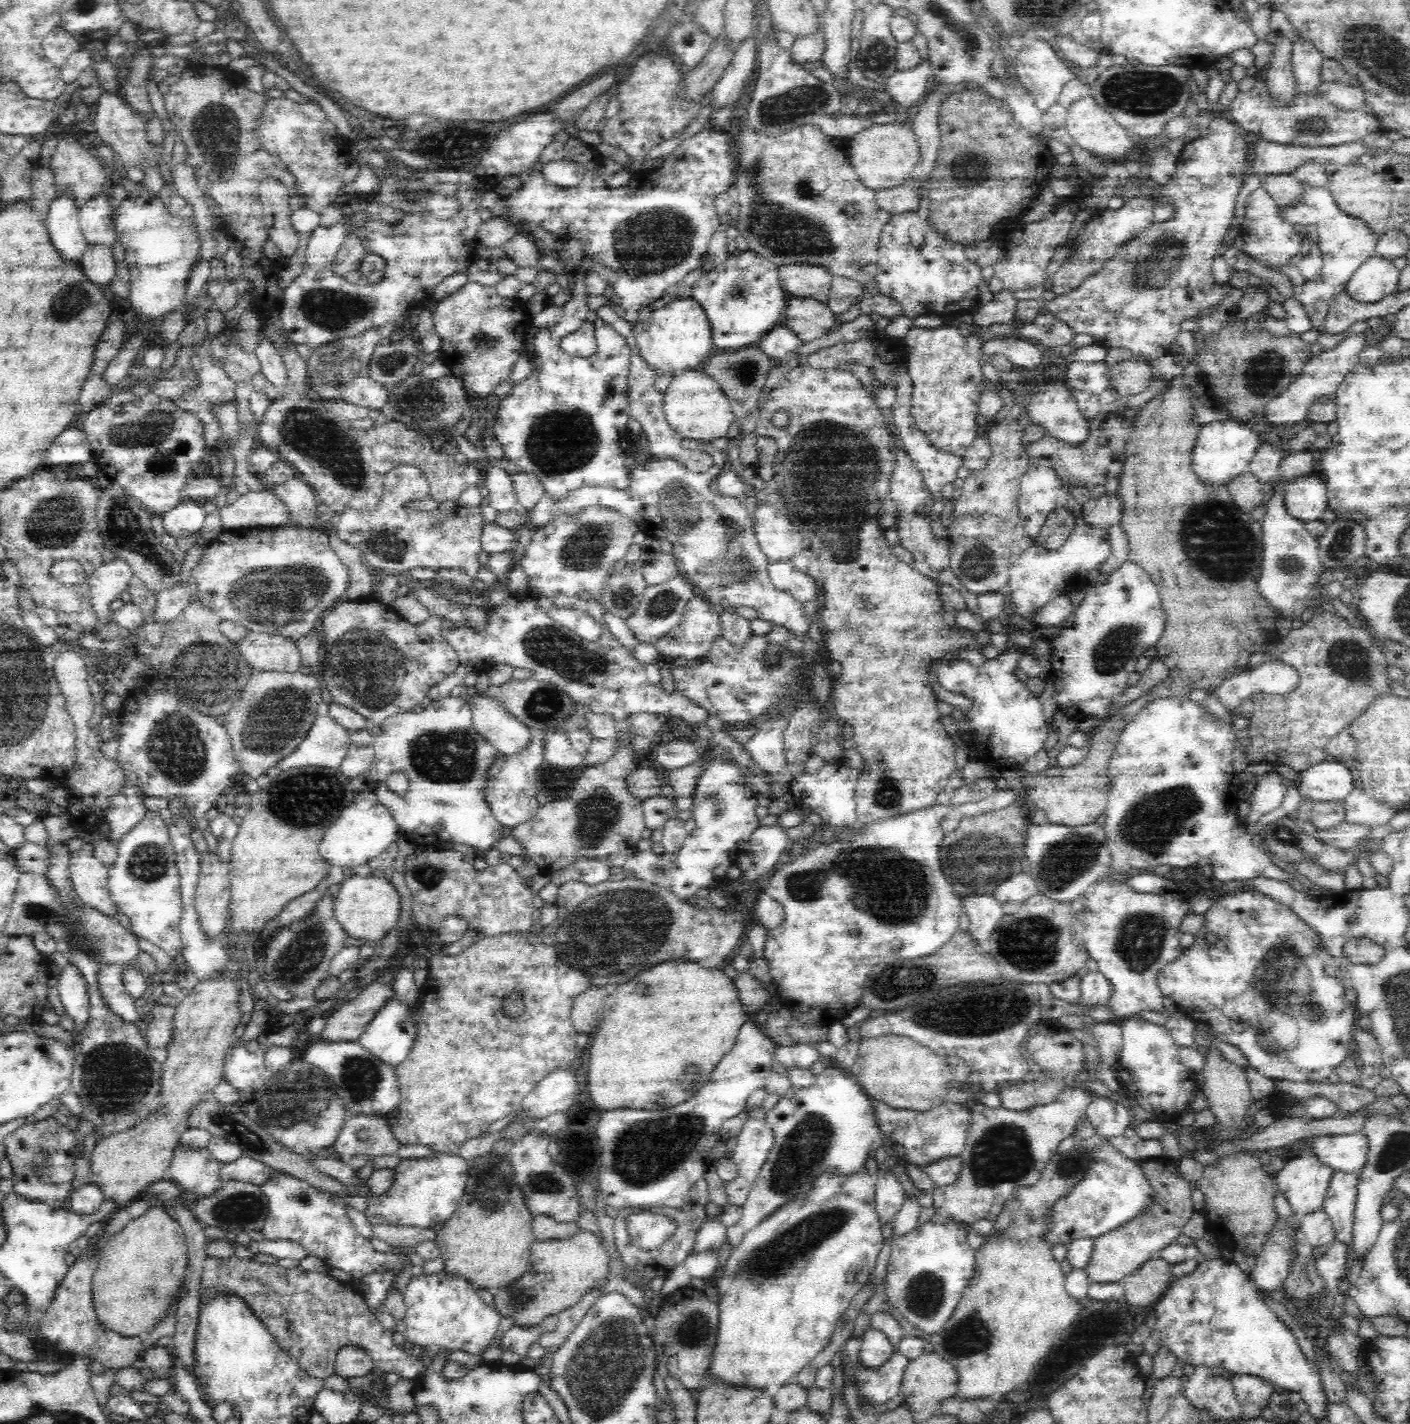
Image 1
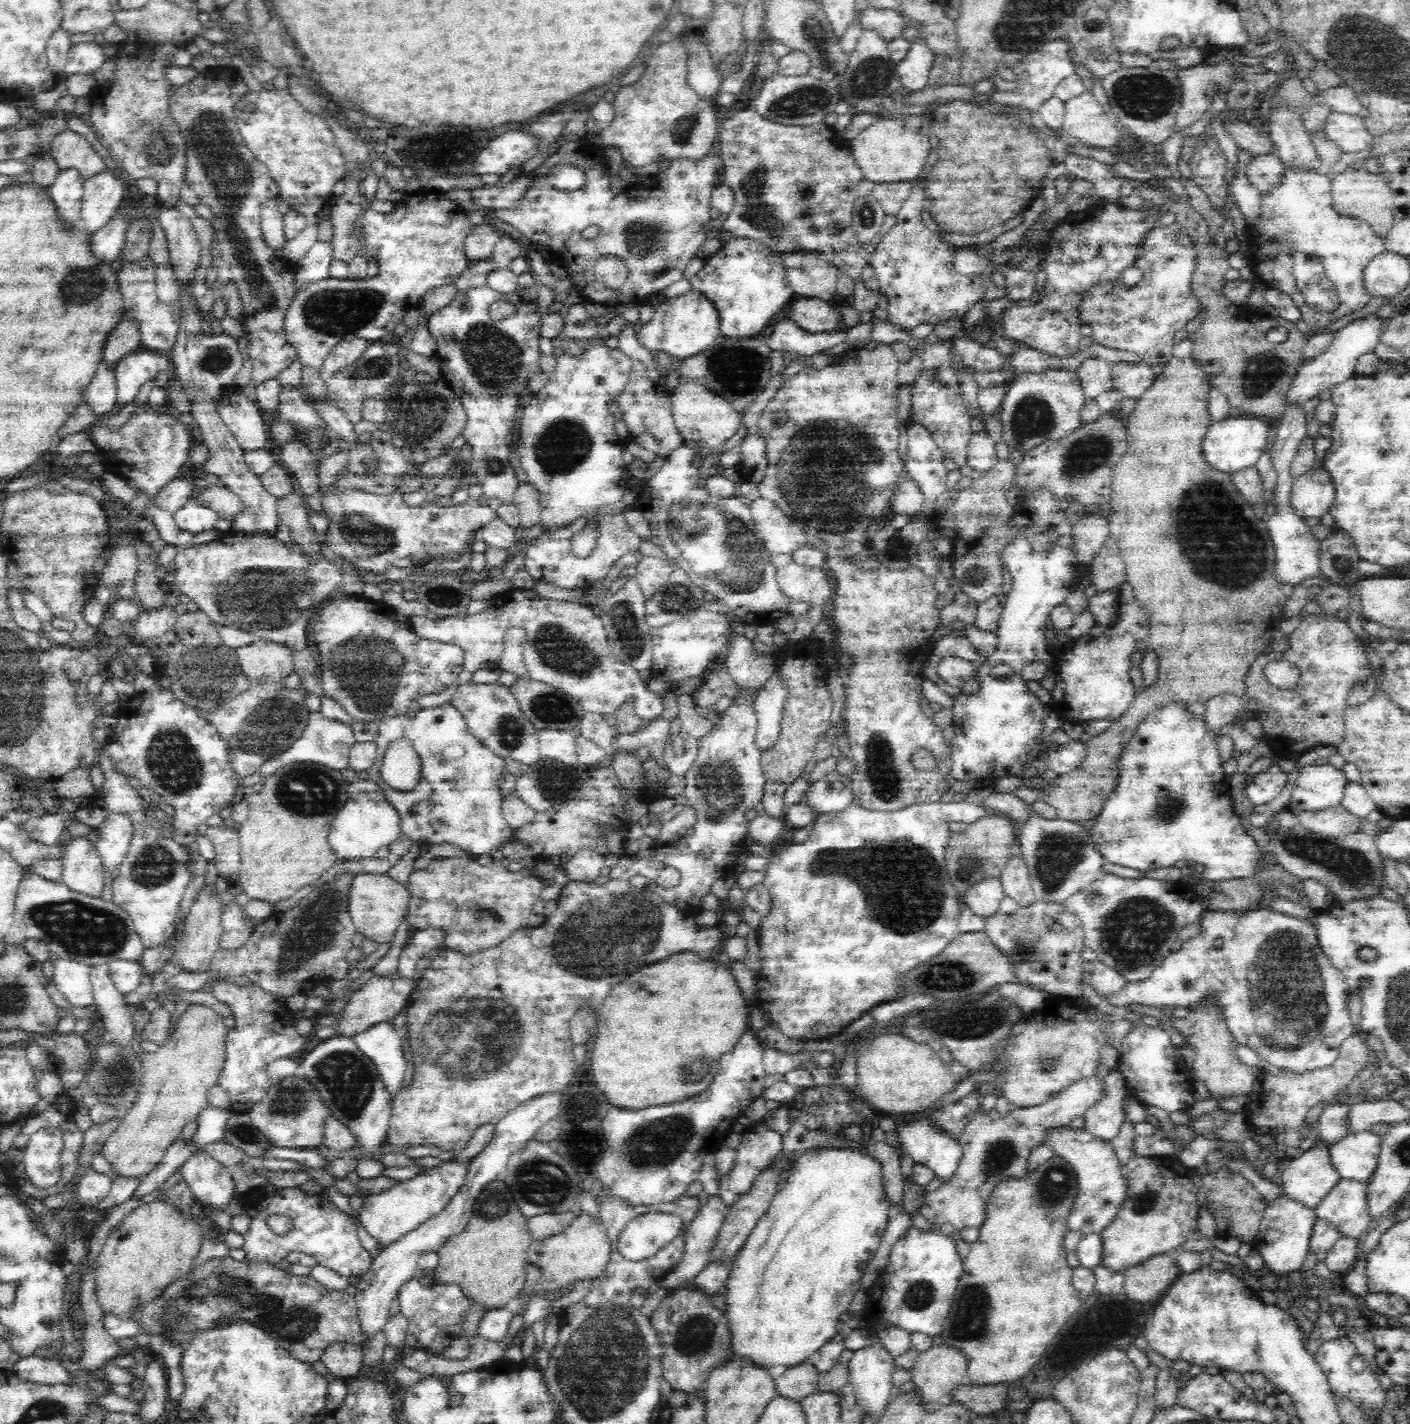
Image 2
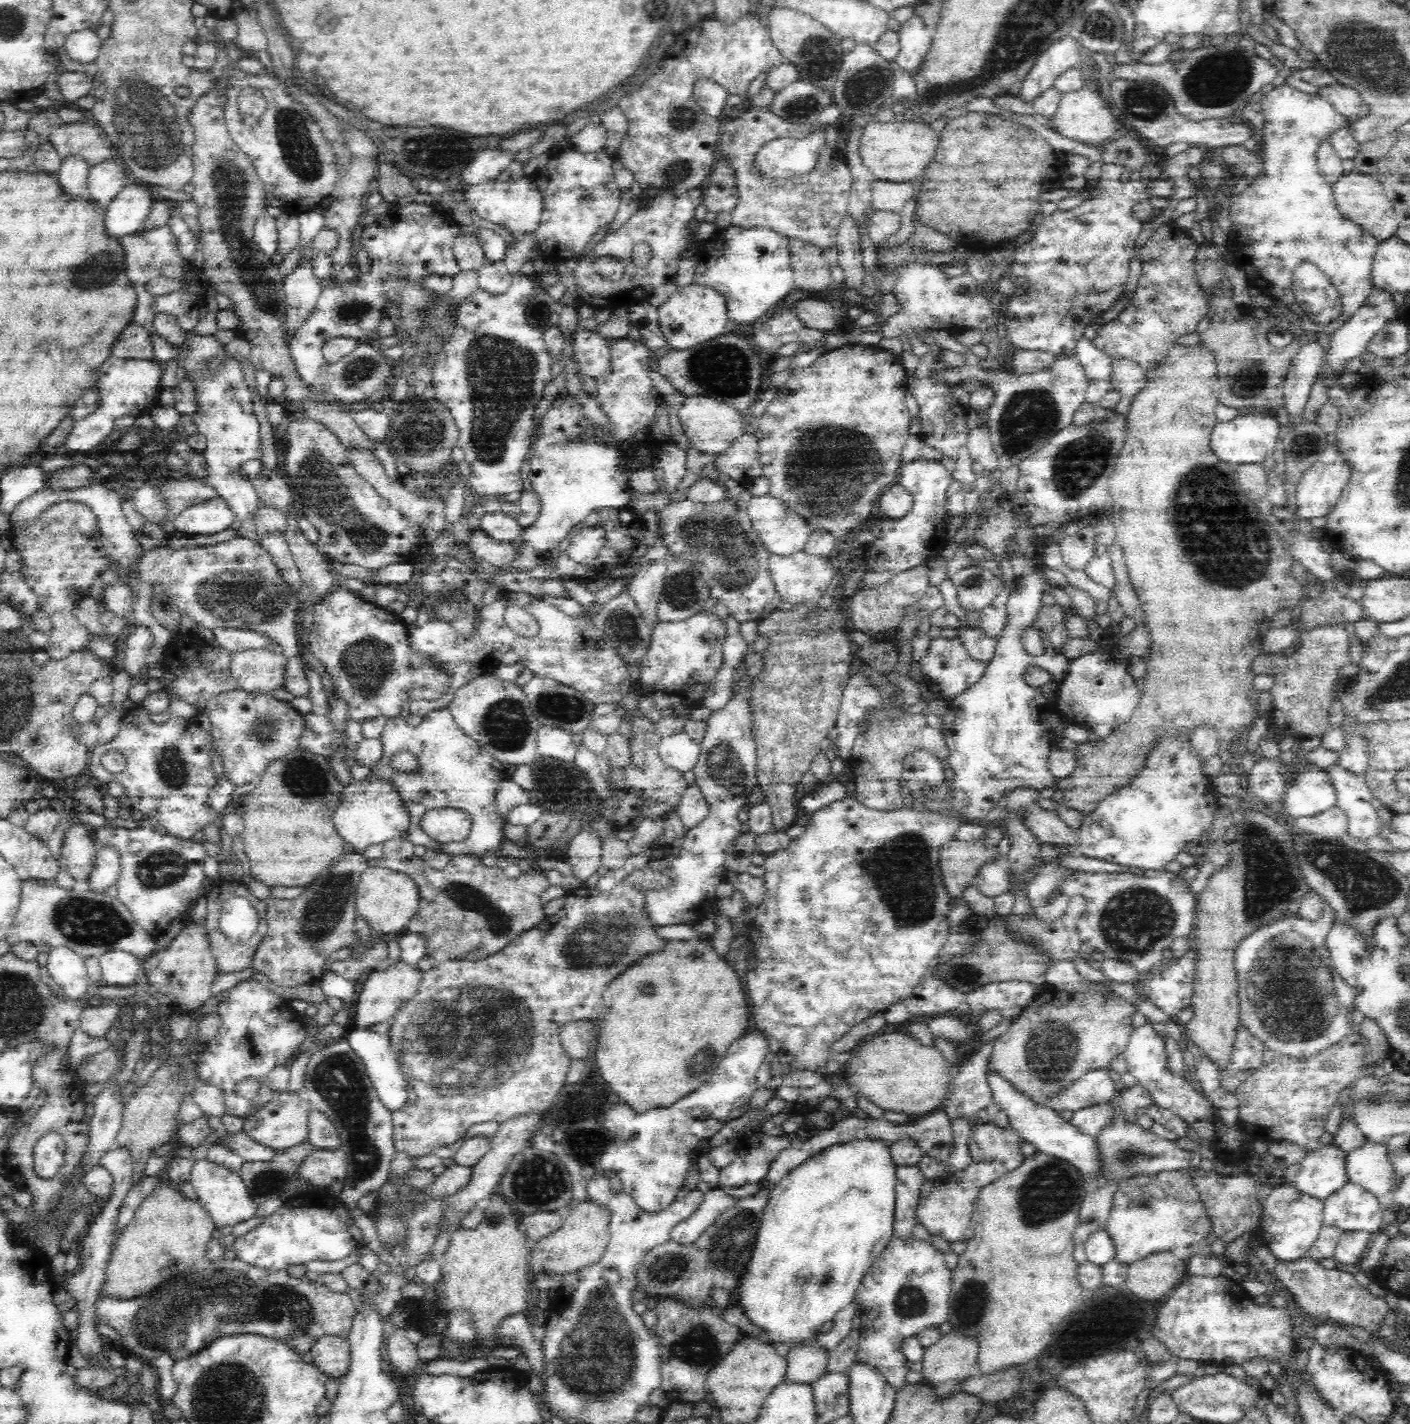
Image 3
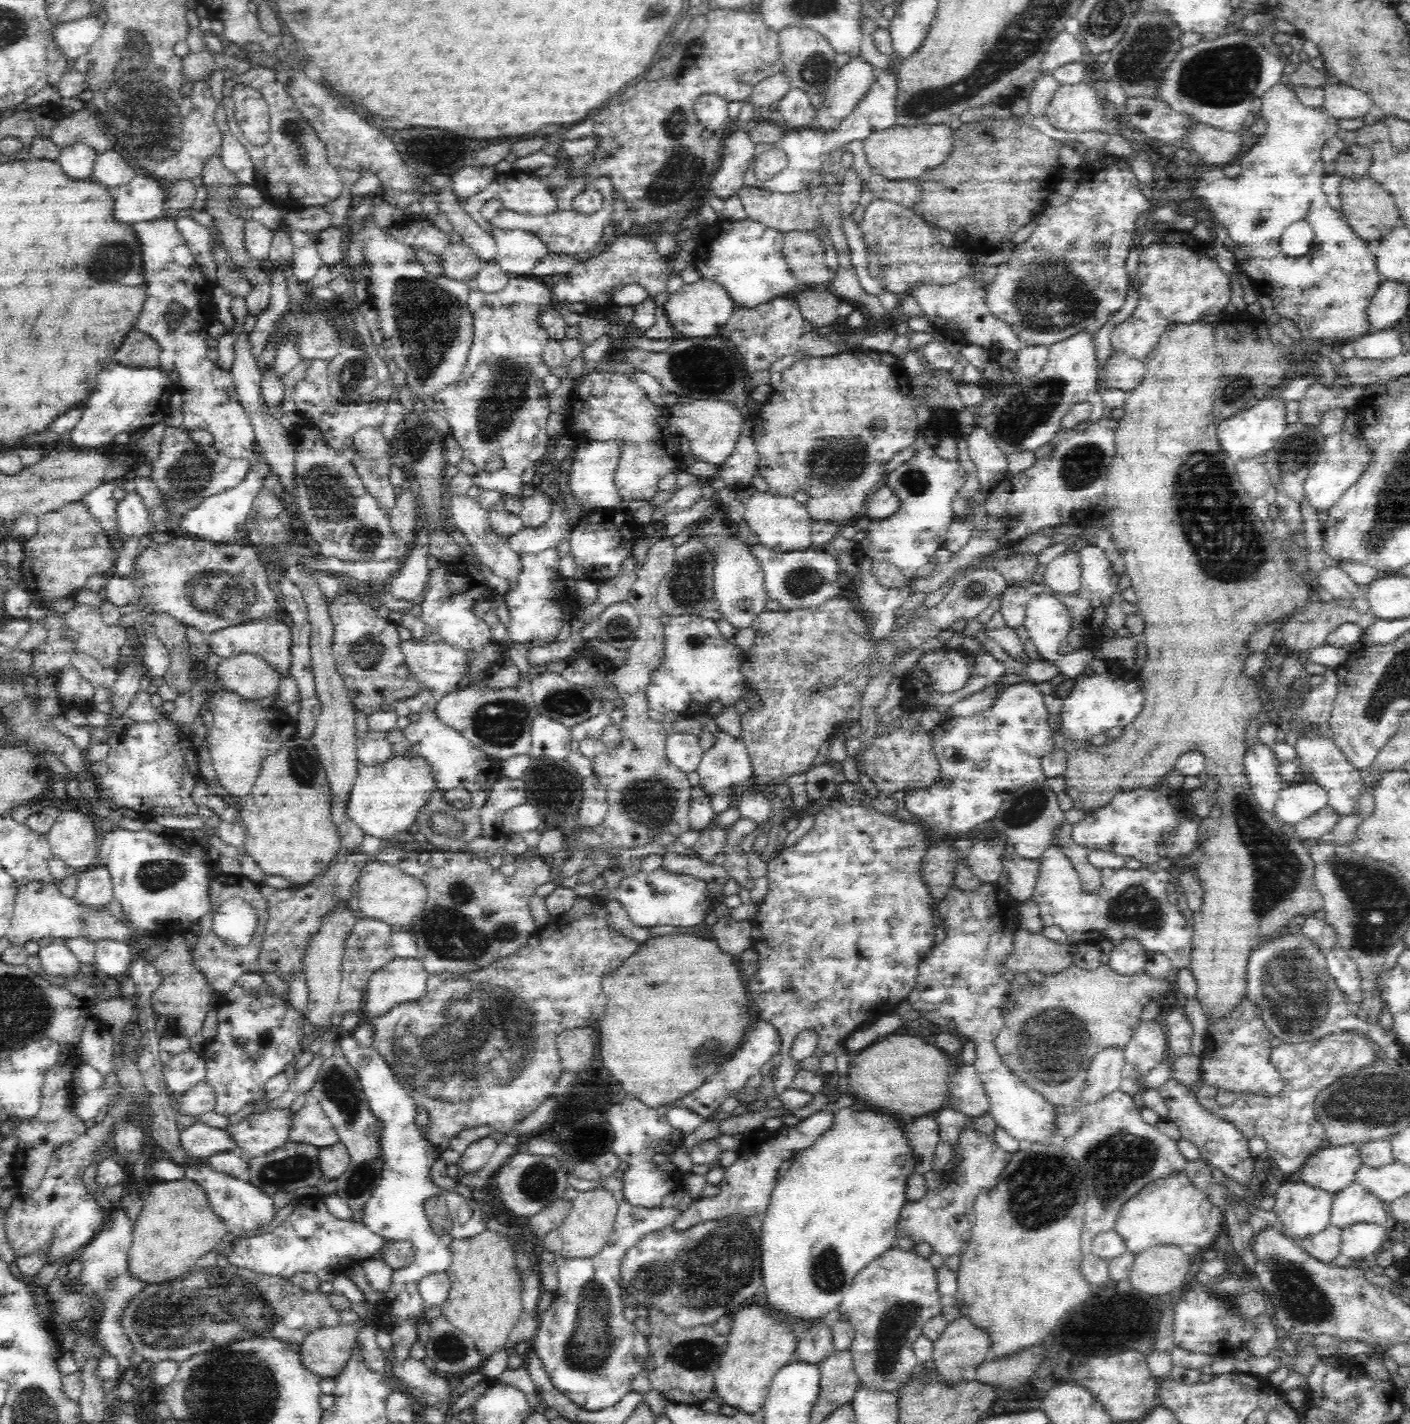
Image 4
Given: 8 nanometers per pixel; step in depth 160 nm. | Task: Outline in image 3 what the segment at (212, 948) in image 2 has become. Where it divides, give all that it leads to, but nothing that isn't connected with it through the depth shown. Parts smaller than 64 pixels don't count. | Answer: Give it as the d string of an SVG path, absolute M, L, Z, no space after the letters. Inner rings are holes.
M204 926L183 928L166 948L142 959L142 970L154 991L161 992L170 999L170 1014L192 1015L206 1004L211 996L212 982L216 978L215 955L212 954L208 934Z

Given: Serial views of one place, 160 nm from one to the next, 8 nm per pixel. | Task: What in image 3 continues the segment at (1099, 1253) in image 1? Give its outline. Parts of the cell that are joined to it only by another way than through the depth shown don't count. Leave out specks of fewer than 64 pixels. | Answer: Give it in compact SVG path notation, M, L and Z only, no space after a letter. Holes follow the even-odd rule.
M1190 1169L1176 1170L1168 1172L1160 1172L1156 1175L1139 1176L1136 1178L1130 1178L1130 1180L1124 1180L1118 1184L1118 1190L1114 1193L1112 1197L1111 1210L1109 1212L1109 1219L1105 1229L1108 1231L1108 1235L1112 1238L1114 1245L1116 1245L1116 1260L1120 1262L1125 1262L1125 1264L1132 1264L1132 1262L1139 1261L1142 1258L1148 1257L1149 1255L1155 1253L1164 1253L1165 1251L1173 1251L1176 1248L1182 1247L1192 1247L1193 1245L1198 1245L1200 1247L1206 1248L1206 1240L1209 1235L1213 1233L1213 1224L1210 1217L1207 1215L1206 1207L1202 1204L1198 1192L1196 1192L1195 1184L1192 1183Z

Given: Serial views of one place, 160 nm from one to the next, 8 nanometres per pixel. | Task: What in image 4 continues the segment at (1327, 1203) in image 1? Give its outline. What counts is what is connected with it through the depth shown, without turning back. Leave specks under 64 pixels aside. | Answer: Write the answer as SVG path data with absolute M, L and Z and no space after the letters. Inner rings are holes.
M1354 1182L1334 1195L1331 1223L1340 1229L1356 1222L1387 1225L1388 1220L1387 1204L1360 1183Z

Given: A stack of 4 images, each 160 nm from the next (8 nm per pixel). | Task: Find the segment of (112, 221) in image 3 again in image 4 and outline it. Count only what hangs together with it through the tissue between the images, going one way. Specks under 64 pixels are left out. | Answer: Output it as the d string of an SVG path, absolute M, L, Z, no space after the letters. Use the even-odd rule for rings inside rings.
M138 174L127 184L109 190L114 196L114 216L118 222L134 225L163 217L168 189L155 179Z

